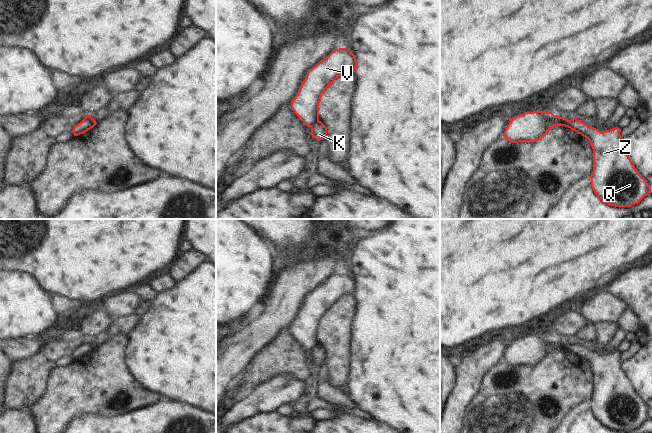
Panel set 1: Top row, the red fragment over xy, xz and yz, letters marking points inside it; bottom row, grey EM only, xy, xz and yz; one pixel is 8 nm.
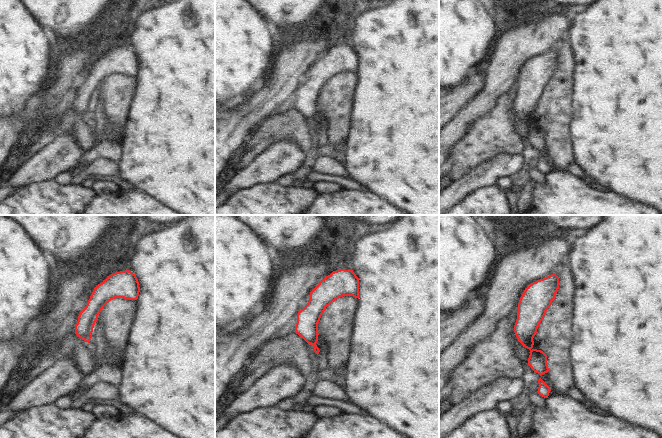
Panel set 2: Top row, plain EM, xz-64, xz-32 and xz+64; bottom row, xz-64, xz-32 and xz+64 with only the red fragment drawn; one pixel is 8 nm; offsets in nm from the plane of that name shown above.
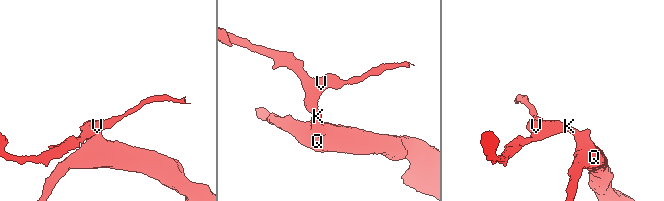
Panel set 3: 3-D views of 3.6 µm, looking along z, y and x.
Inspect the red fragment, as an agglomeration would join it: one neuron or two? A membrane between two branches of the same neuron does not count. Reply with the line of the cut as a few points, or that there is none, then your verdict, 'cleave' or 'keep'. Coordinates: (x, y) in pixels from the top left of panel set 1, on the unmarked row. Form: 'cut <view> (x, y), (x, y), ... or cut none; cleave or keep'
cut xz (318, 344), (310, 350); cleave

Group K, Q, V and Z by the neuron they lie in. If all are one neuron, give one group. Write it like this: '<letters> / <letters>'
K Q Z / V

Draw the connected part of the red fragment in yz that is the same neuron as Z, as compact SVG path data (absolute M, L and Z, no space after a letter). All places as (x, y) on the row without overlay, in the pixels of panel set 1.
M573 342L567 351L587 362L593 373L591 411L600 424L610 430L630 431L638 428L651 416L621 369L621 353L606 355L588 350Z

